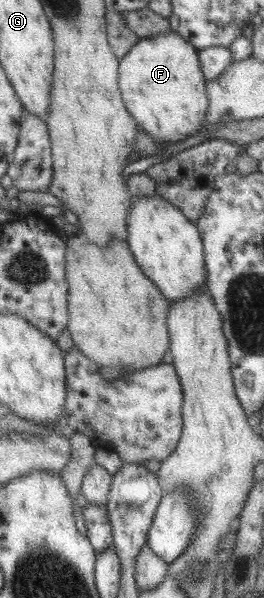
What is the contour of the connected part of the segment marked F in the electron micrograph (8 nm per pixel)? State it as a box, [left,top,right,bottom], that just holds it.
[117,31,207,144]

